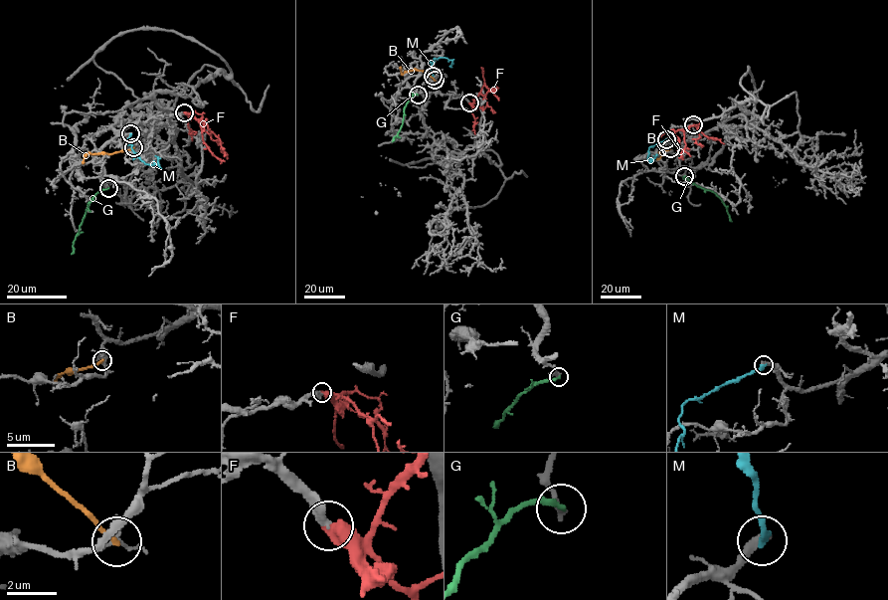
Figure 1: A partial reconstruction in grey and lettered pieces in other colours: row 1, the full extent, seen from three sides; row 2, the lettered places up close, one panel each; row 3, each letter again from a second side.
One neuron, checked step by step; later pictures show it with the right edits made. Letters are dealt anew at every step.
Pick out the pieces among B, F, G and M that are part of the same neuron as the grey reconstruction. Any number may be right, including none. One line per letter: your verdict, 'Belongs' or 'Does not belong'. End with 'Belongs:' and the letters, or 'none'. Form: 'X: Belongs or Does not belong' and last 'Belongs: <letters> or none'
B: Does not belong
F: Belongs
G: Does not belong
M: Does not belong
Belongs: F

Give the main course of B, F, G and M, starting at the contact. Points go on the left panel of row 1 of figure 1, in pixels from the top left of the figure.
B: (133, 147), (111, 154), (87, 154), (83, 162)
F: (184, 112), (207, 123), (219, 139), (221, 151), (227, 158)
G: (107, 188), (88, 203), (71, 254)
M: (130, 133), (127, 139), (131, 148), (143, 161), (157, 167), (155, 155)

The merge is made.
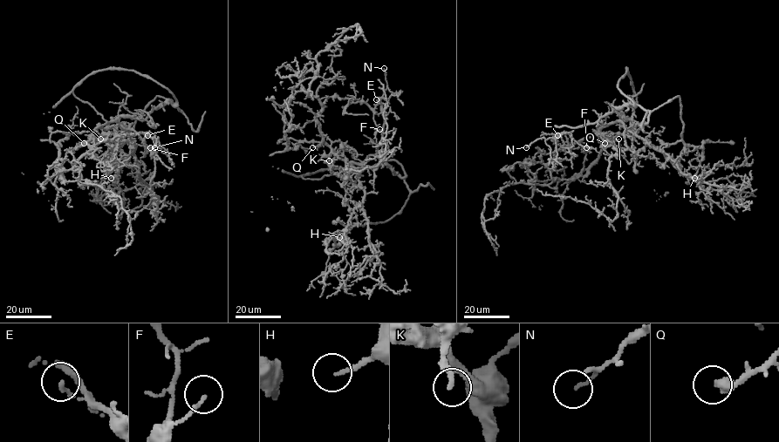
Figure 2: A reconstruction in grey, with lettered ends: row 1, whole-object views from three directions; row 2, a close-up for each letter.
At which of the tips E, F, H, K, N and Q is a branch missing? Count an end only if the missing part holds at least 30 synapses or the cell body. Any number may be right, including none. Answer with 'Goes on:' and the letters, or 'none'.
Goes on: H, K, Q

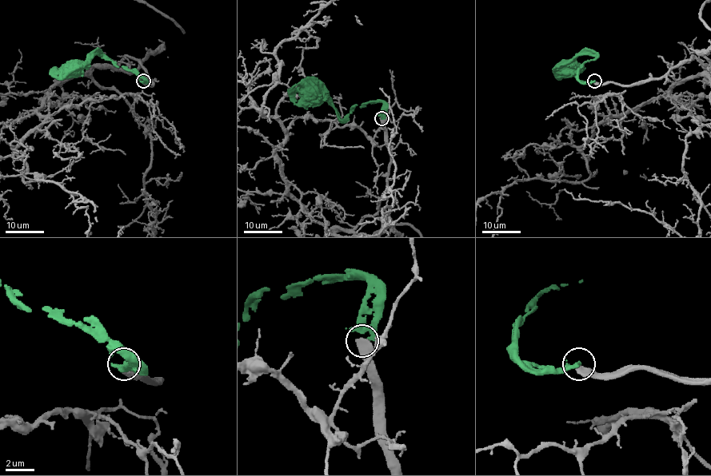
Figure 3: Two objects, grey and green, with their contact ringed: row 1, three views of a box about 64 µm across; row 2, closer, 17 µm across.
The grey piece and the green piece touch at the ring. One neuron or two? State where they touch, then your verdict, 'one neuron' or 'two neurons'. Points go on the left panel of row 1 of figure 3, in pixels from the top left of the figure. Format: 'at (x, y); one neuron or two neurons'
at (143, 81); two neurons

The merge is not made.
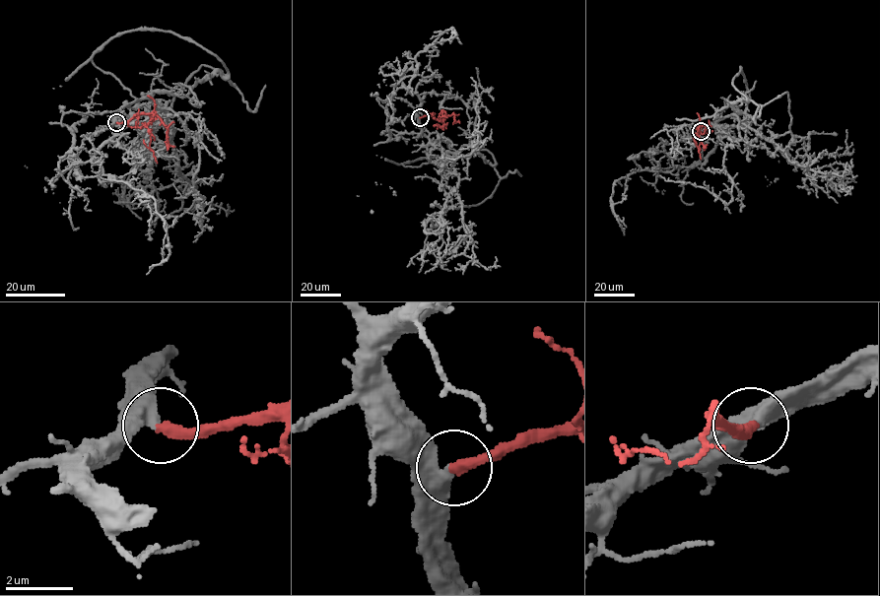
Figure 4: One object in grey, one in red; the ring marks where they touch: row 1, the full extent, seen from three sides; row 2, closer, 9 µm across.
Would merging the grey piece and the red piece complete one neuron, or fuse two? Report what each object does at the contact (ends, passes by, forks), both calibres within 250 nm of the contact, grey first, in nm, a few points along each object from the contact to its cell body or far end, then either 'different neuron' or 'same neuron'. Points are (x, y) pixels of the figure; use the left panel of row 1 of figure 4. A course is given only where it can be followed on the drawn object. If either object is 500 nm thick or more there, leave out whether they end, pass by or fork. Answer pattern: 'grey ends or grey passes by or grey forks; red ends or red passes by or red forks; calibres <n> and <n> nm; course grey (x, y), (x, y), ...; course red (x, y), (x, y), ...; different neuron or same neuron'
grey passes by; red ends; calibres 420 and 340 nm; course grey (116, 122), (120, 110), (150, 99), (173, 126), (163, 148), (141, 133), (124, 183), (48, 180), (25, 165); course red (116, 122), (128, 121), (140, 114), (151, 117), (146, 126), (157, 164); same neuron

